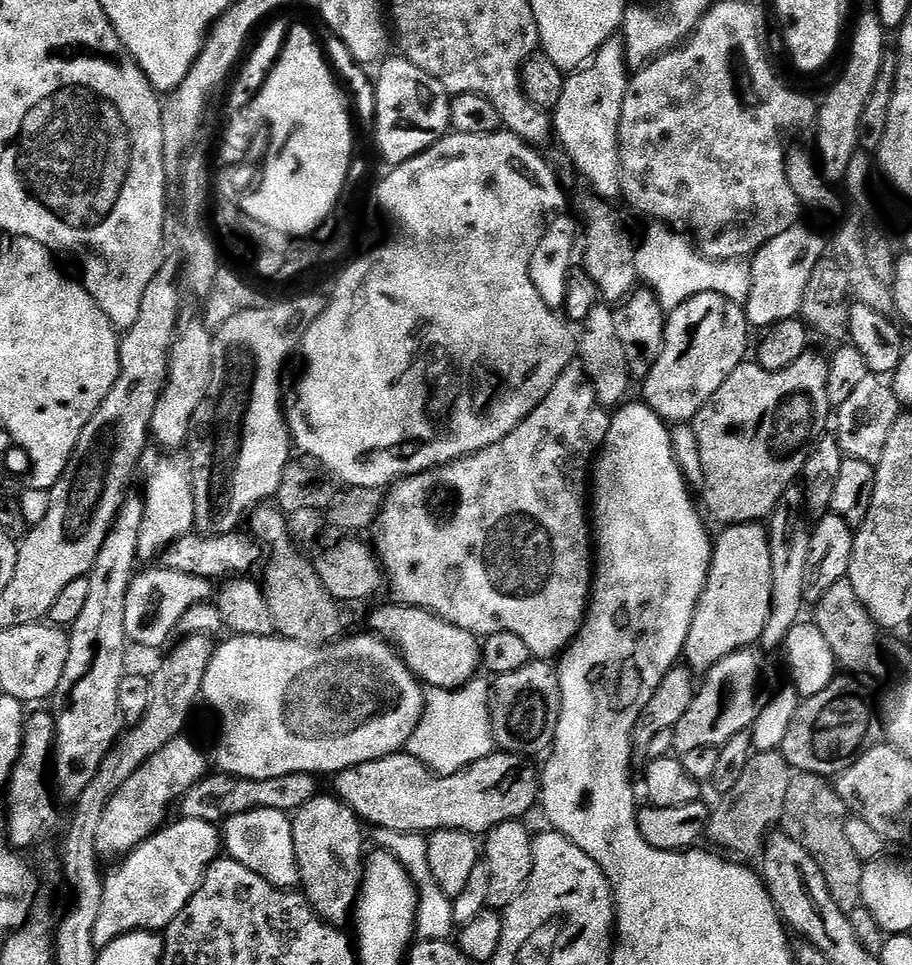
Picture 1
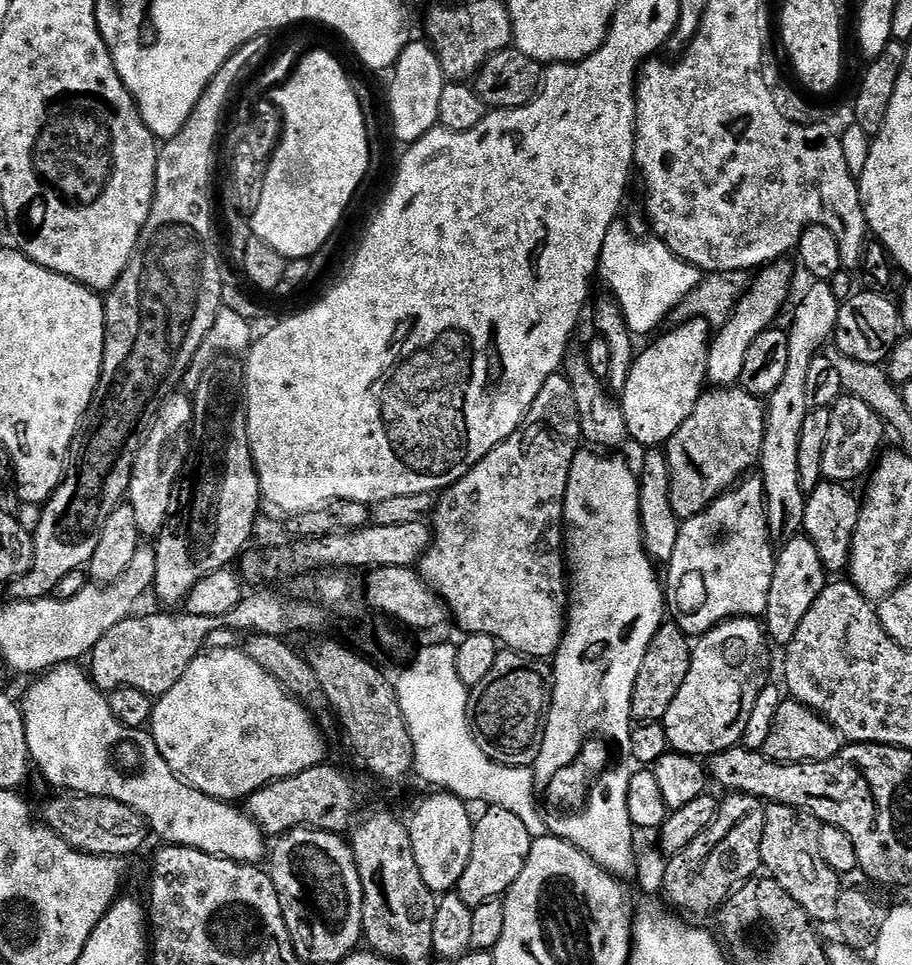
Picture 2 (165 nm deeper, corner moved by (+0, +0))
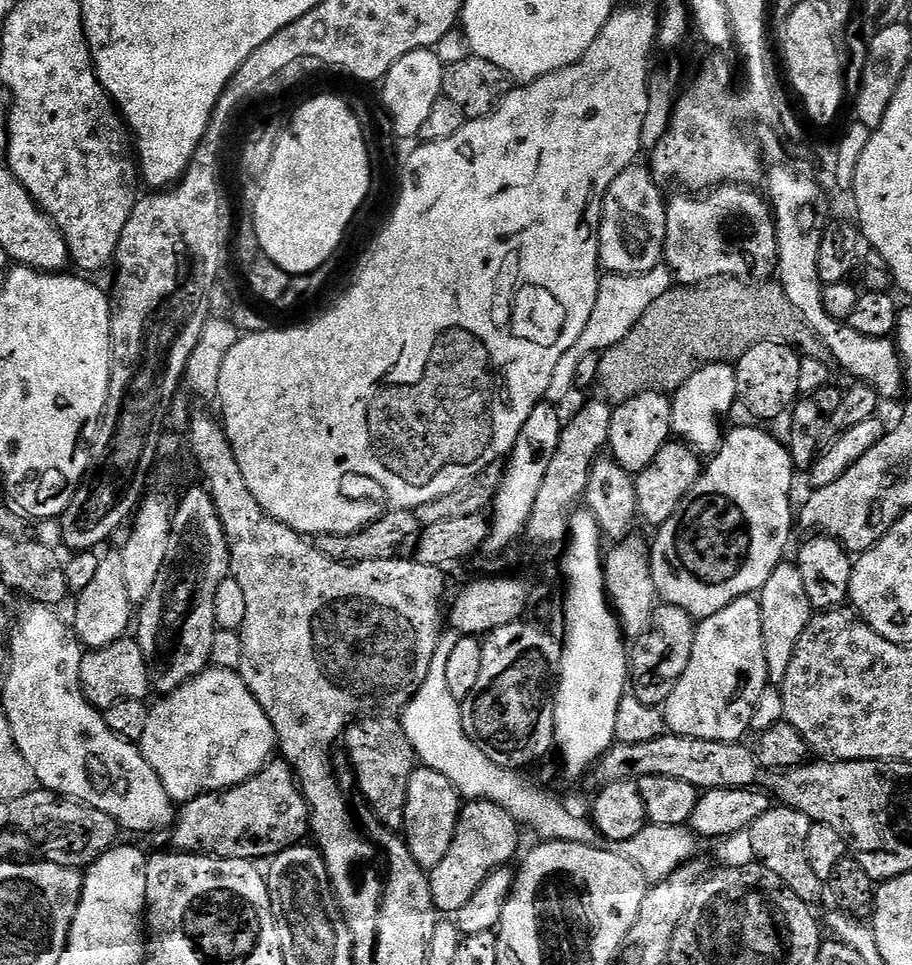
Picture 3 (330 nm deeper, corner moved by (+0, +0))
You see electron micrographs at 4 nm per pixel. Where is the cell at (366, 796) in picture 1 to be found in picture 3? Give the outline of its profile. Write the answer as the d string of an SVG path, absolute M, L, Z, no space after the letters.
M282 758L269 760L267 766L257 776L238 786L227 788L224 792L206 792L198 798L189 800L179 809L170 829L173 849L193 854L204 853L216 856L220 860L234 858L253 862L261 862L260 860L264 859L267 861L277 856L279 852L296 847L309 832L308 803L300 793L300 786L296 783L292 768Z

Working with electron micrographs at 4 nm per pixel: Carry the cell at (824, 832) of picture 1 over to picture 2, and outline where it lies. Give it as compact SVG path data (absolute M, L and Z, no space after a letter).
M768 804L764 809L766 826L762 826L763 871L776 880L806 910L806 914L817 925L835 925L838 920L838 898L842 889L841 873L838 873L822 856L818 846L821 823L806 810L798 810L785 804Z

